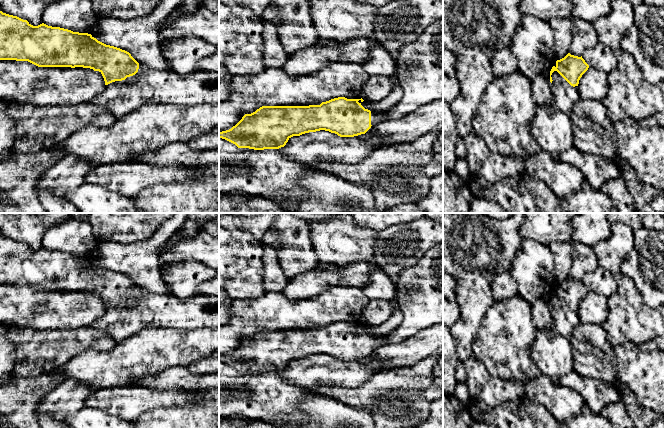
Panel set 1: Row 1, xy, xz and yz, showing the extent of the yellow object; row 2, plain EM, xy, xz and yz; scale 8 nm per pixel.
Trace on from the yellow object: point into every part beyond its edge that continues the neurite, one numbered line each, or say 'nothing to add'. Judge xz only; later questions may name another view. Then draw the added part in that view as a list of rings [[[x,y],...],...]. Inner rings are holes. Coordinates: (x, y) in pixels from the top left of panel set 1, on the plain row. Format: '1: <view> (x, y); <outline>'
1: xz (376, 341); [[[361,324],[358,325],[365,333],[368,333],[371,335],[371,349],[375,349],[378,346],[382,346],[383,345],[383,339],[380,336],[375,336],[372,331],[370,330],[370,328],[368,326],[362,326]]]

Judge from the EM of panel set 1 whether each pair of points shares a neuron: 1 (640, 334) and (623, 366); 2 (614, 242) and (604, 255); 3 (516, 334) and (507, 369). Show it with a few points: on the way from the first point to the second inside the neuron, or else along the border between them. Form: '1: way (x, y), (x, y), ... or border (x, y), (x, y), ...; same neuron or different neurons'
1: border (634, 343), (637, 345); different neurons
2: way (614, 245), (607, 252); same neuron
3: way (508, 343), (508, 360); same neuron

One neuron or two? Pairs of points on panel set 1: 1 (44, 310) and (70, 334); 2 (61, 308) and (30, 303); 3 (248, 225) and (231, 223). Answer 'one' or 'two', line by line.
1: two
2: one
3: one

